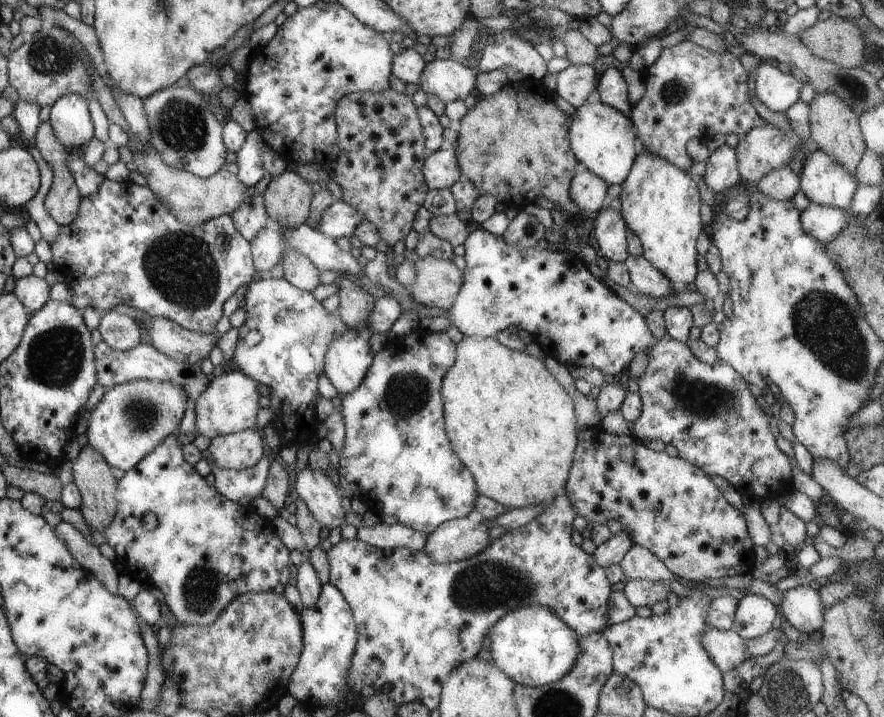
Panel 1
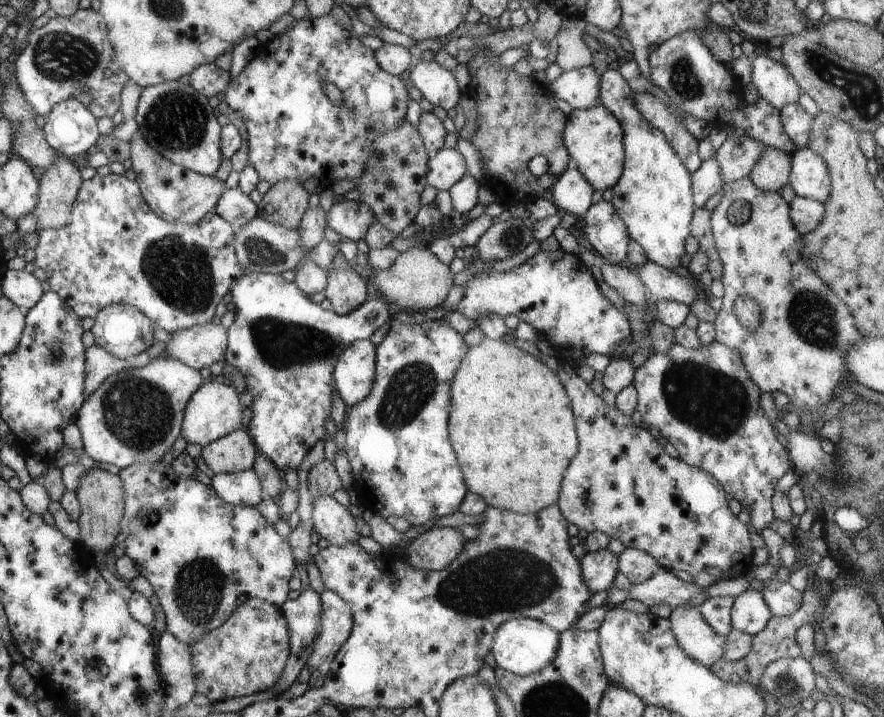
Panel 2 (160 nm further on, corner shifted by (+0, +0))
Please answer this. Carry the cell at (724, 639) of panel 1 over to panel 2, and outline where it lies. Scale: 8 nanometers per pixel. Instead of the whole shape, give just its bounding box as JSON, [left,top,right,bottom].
[669,605,725,667]

